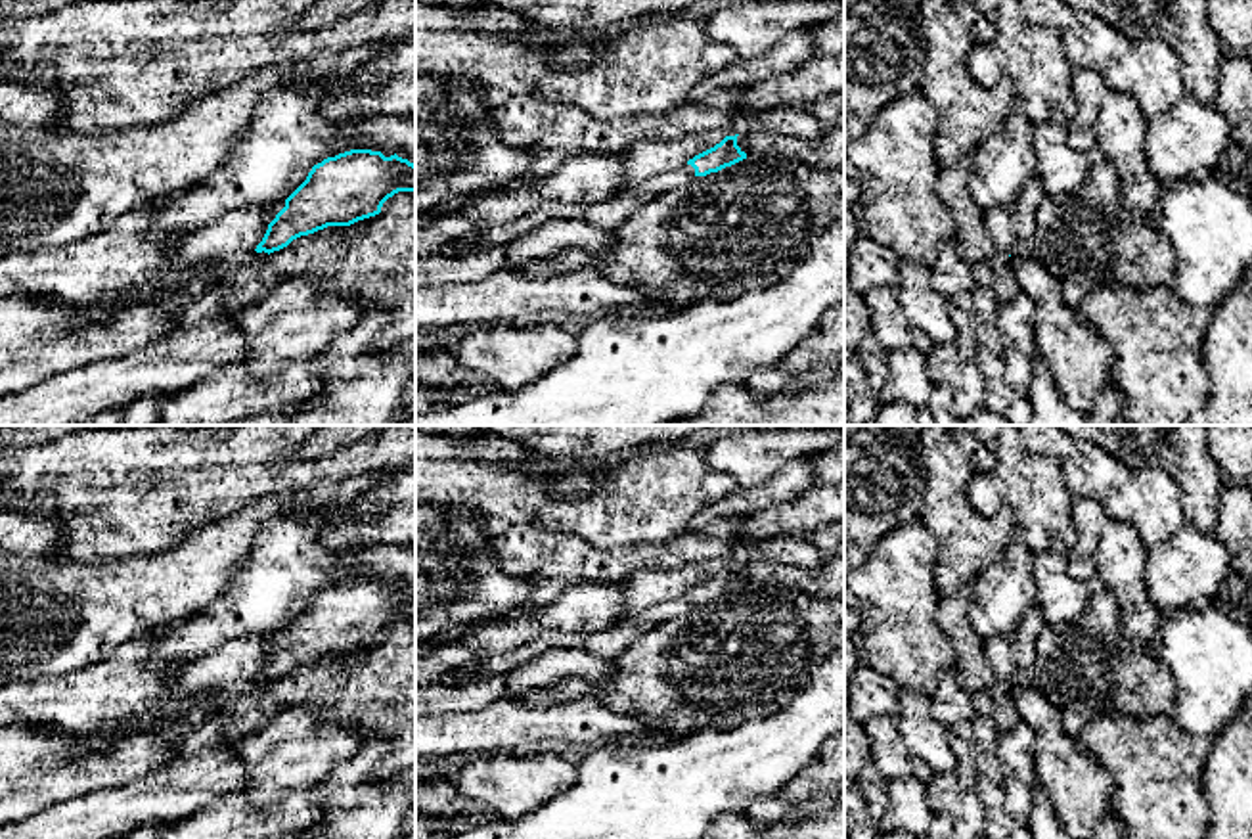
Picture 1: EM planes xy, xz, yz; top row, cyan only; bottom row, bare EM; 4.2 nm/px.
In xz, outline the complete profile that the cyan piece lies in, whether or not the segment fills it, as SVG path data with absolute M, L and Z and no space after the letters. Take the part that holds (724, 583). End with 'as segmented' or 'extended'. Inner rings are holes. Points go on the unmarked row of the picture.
M739 563L726 565L720 573L695 584L680 598L653 605L630 619L620 619L607 630L582 634L542 630L532 642L505 655L488 653L479 665L448 672L440 680L469 680L473 676L502 674L536 659L549 647L576 647L605 659L618 659L639 636L659 624L689 613L695 605L706 605L747 588L747 582L737 575L737 565Z; extended

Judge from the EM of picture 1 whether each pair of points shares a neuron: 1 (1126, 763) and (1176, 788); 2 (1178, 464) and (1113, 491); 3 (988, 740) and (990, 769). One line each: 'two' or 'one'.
1: one
2: two
3: one

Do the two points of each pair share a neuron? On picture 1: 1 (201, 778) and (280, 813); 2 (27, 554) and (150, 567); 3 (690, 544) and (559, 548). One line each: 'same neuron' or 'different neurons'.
1: different neurons
2: same neuron
3: same neuron

